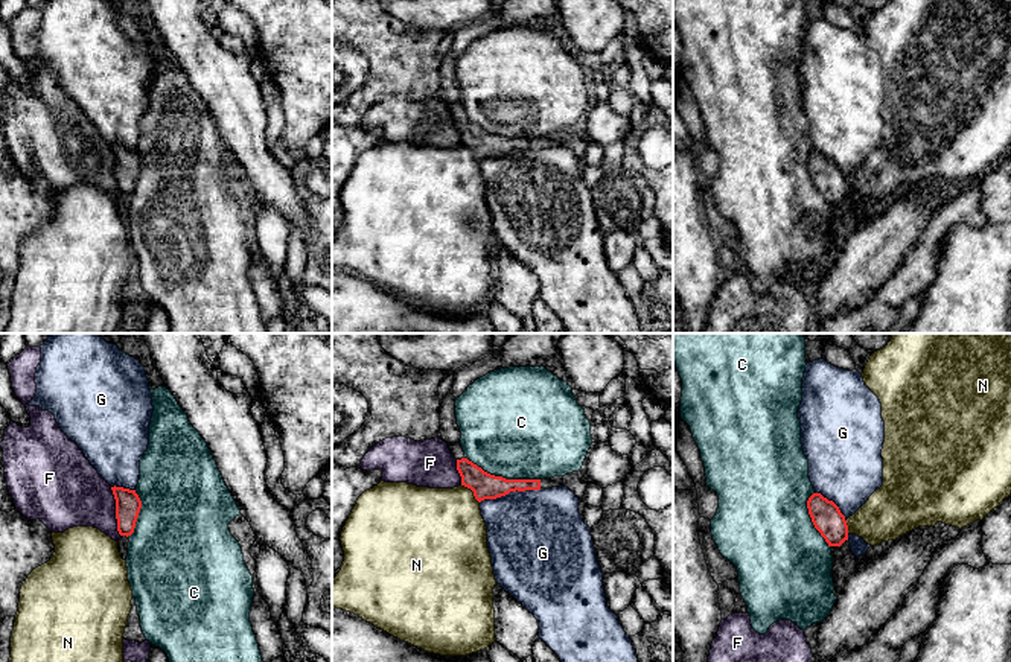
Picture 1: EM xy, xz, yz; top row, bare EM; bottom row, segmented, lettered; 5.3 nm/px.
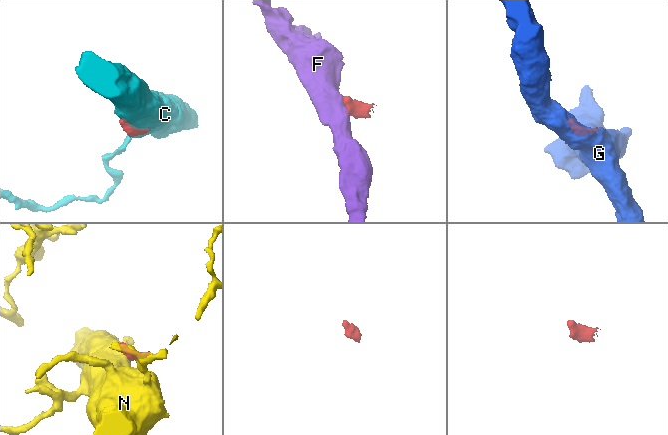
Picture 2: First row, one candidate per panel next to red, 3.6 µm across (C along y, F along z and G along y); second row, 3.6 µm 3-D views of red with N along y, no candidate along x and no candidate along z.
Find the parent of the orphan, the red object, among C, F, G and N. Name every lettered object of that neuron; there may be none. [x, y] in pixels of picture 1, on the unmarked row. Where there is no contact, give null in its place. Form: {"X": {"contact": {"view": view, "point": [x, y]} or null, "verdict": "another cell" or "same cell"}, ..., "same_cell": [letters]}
{"C": {"contact": {"view": "xz", "point": [501, 136]}, "verdict": "another cell"}, "F": {"contact": {"view": "xy", "point": [116, 171]}, "verdict": "another cell"}, "G": {"contact": {"view": "xz", "point": [510, 149]}, "verdict": "another cell"}, "N": {"contact": {"view": "xz", "point": [472, 149]}, "verdict": "another cell"}, "same_cell": []}

